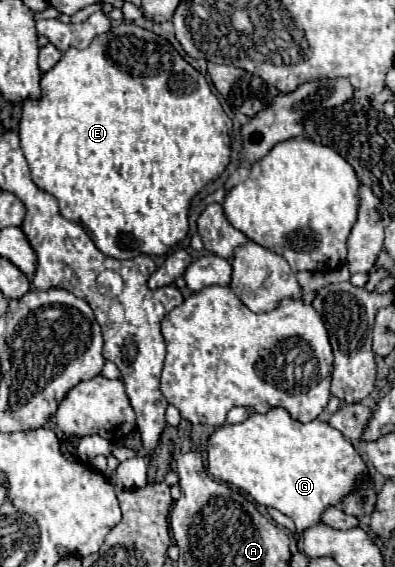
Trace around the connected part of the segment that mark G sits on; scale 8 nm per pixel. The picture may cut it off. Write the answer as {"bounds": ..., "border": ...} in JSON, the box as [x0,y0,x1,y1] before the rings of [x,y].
{"bounds":[206,408,368,532],"border":[[[270,408],[264,414],[252,412],[240,424],[224,424],[216,428],[214,434],[208,438],[206,452],[208,472],[216,480],[248,492],[256,500],[256,504],[276,508],[282,514],[290,516],[298,532],[316,524],[324,508],[340,504],[342,496],[346,496],[346,492],[350,492],[350,488],[354,488],[354,484],[368,472],[368,466],[358,454],[358,450],[336,428],[318,418],[308,424],[302,424],[294,420],[284,408]]]}

